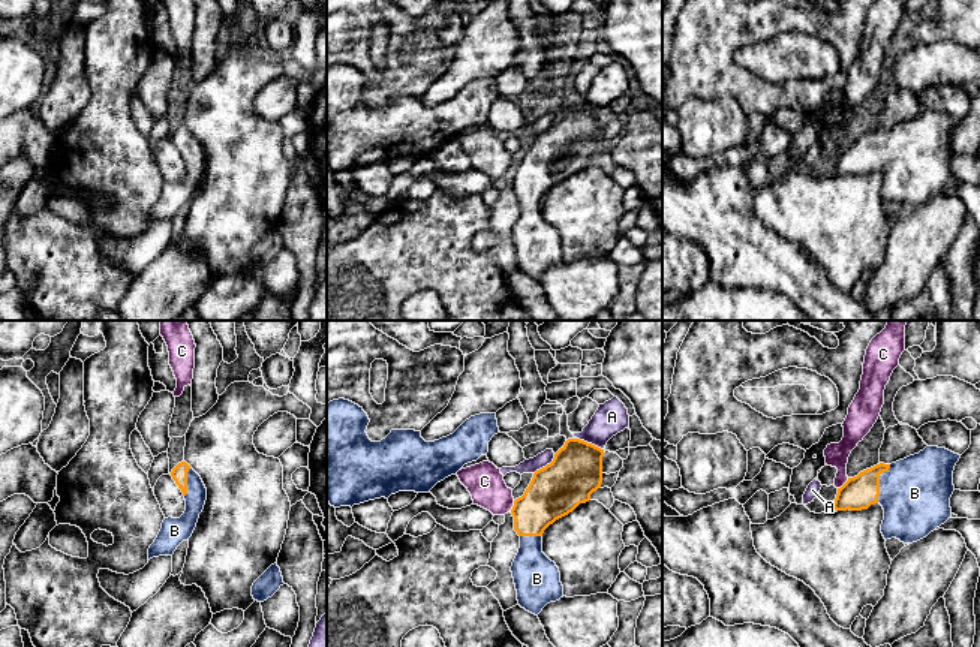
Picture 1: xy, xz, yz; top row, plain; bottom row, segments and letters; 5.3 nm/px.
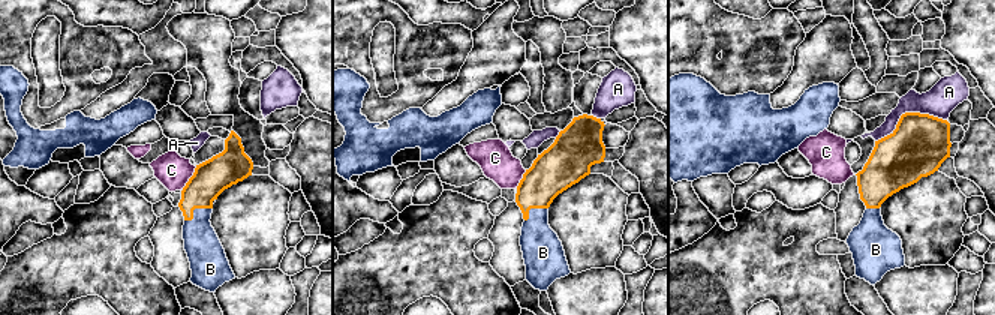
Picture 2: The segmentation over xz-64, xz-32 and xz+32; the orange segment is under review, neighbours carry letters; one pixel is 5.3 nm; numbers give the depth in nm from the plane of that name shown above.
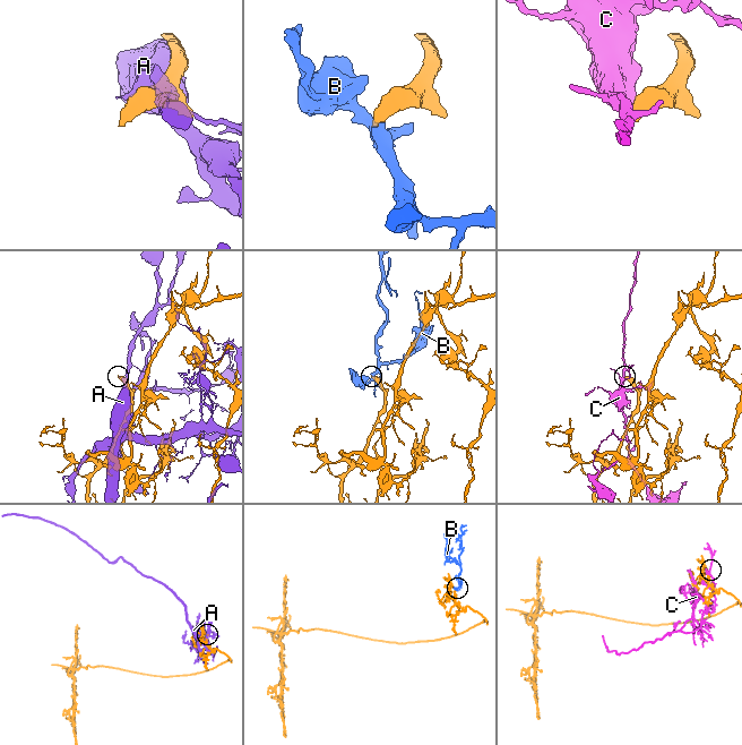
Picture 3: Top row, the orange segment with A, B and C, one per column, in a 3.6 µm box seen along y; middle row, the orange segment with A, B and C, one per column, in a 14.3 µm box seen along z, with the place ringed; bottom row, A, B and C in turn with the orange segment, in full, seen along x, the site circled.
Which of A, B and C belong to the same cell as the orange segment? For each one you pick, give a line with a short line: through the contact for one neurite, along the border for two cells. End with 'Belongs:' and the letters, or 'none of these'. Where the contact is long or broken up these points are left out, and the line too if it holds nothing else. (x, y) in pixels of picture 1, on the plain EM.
B: yz (857, 158), (878, 147), (914, 158)
Belongs: B

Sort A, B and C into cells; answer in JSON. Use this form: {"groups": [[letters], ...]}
{"groups": [["A"], ["B"], ["C"]]}

